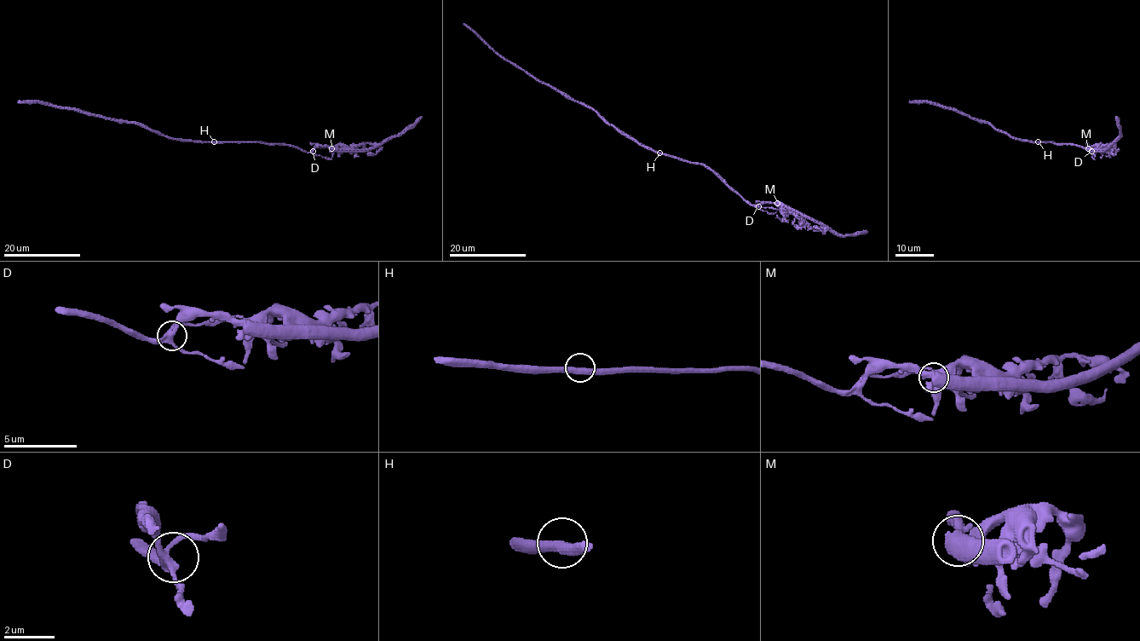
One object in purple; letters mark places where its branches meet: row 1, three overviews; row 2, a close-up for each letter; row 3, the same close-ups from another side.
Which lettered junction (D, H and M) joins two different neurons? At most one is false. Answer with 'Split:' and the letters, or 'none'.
Split: M

